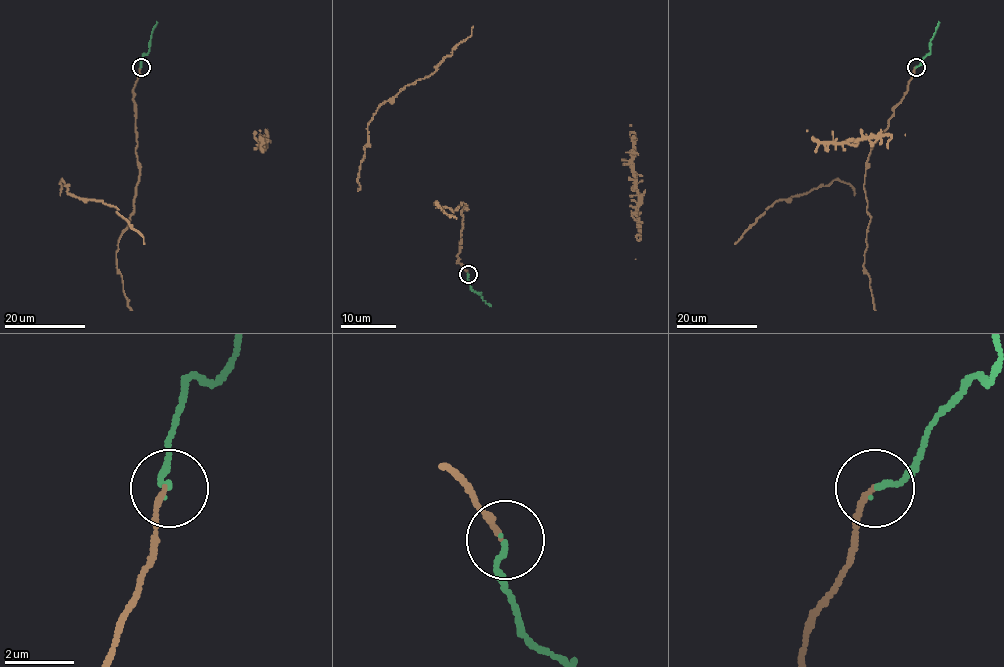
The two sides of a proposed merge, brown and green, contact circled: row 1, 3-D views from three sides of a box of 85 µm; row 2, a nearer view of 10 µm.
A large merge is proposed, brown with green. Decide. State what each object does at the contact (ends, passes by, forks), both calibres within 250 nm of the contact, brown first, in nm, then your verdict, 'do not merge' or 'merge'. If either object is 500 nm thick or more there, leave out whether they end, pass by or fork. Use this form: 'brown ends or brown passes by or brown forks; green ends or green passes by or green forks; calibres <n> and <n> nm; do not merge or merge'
brown ends; green ends; calibres 150 and 150 nm; merge

